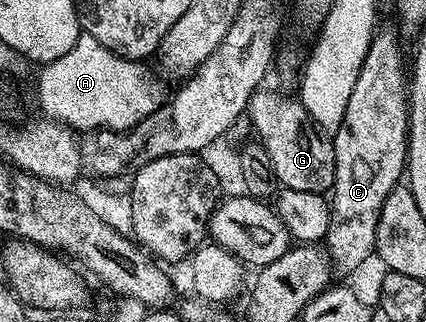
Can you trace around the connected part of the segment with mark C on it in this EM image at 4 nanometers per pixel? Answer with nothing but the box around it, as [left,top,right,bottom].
[324,28,410,272]

